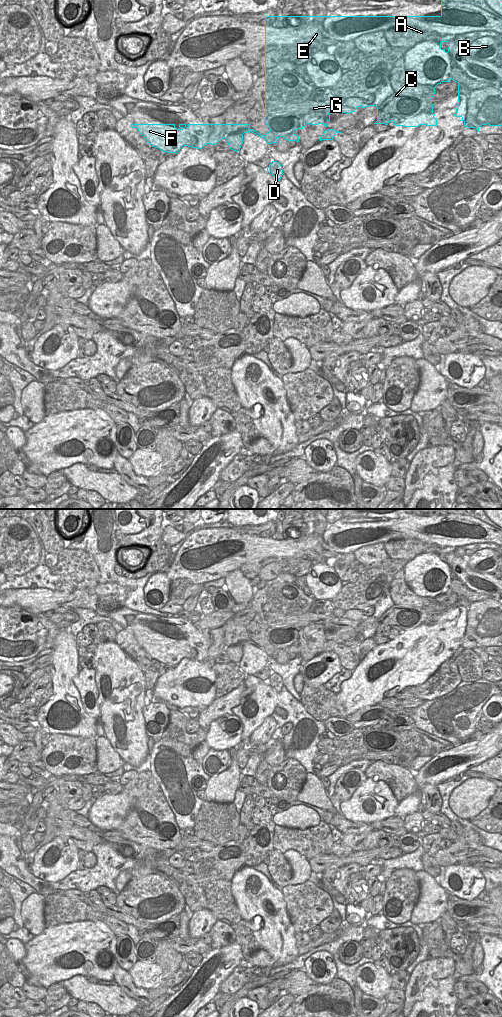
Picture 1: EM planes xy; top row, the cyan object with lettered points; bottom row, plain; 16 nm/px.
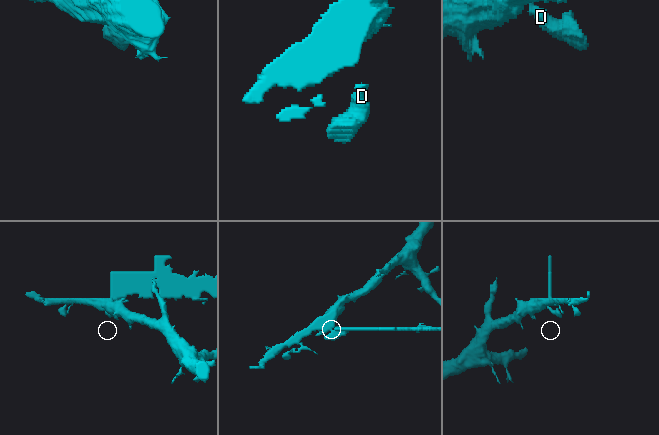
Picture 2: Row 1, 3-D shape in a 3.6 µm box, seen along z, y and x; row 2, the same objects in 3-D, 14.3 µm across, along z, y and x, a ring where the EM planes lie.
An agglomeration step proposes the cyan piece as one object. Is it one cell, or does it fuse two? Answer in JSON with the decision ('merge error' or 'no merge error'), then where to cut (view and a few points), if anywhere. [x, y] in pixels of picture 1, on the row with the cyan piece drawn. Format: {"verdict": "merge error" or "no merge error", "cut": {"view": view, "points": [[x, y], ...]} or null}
{"verdict": "merge error", "cut": {"view": "xy", "points": [[242, 133], [230, 133], [225, 138]]}}

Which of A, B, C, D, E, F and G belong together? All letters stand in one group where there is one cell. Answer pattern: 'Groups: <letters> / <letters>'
Groups: A B C E G / D F

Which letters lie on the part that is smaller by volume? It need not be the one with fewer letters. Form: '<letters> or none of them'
A, B, C, E, G

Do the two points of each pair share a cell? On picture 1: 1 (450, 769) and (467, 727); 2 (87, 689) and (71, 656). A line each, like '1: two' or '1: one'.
1: two
2: two

